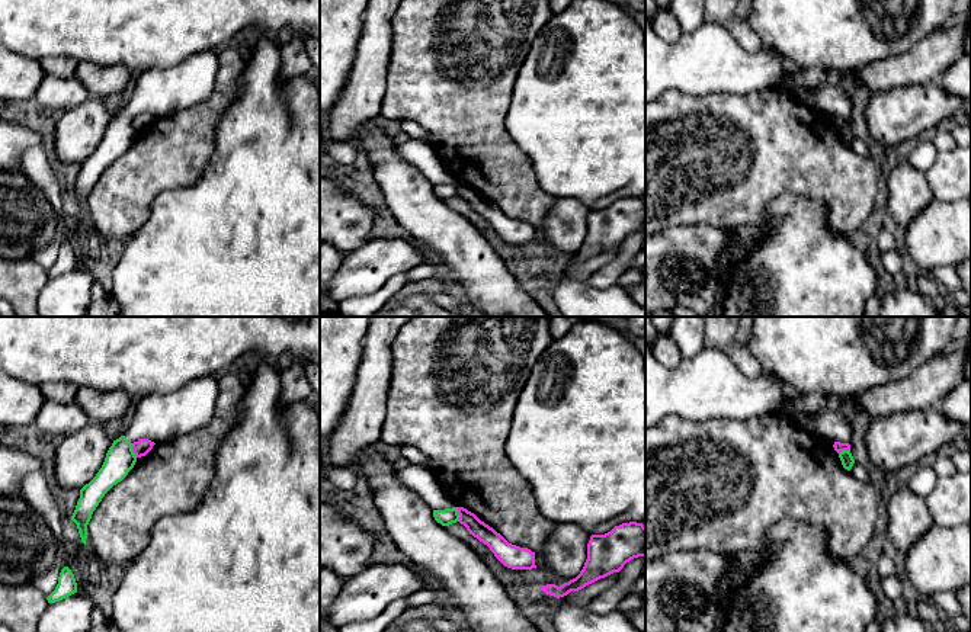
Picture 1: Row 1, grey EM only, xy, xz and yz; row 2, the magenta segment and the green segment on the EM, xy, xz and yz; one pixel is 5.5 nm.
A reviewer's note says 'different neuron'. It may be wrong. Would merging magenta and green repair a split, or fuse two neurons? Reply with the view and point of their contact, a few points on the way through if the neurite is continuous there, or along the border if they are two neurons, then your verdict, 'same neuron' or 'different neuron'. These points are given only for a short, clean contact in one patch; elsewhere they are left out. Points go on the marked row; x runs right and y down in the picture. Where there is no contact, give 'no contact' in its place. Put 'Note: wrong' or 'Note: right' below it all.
xy (133, 449) | along xy (131, 443), (131, 449), (137, 456) | different neuron
Note: right

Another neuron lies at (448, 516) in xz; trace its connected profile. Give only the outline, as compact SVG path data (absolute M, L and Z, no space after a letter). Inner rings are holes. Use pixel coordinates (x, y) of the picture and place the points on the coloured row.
M456 507L445 509L445 510L433 510L433 517L442 526L449 526L452 523L459 522L459 514Z

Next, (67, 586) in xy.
M64 567L60 572L55 590L47 597L47 600L48 603L55 603L74 593L77 593L77 583L74 574L68 567Z

